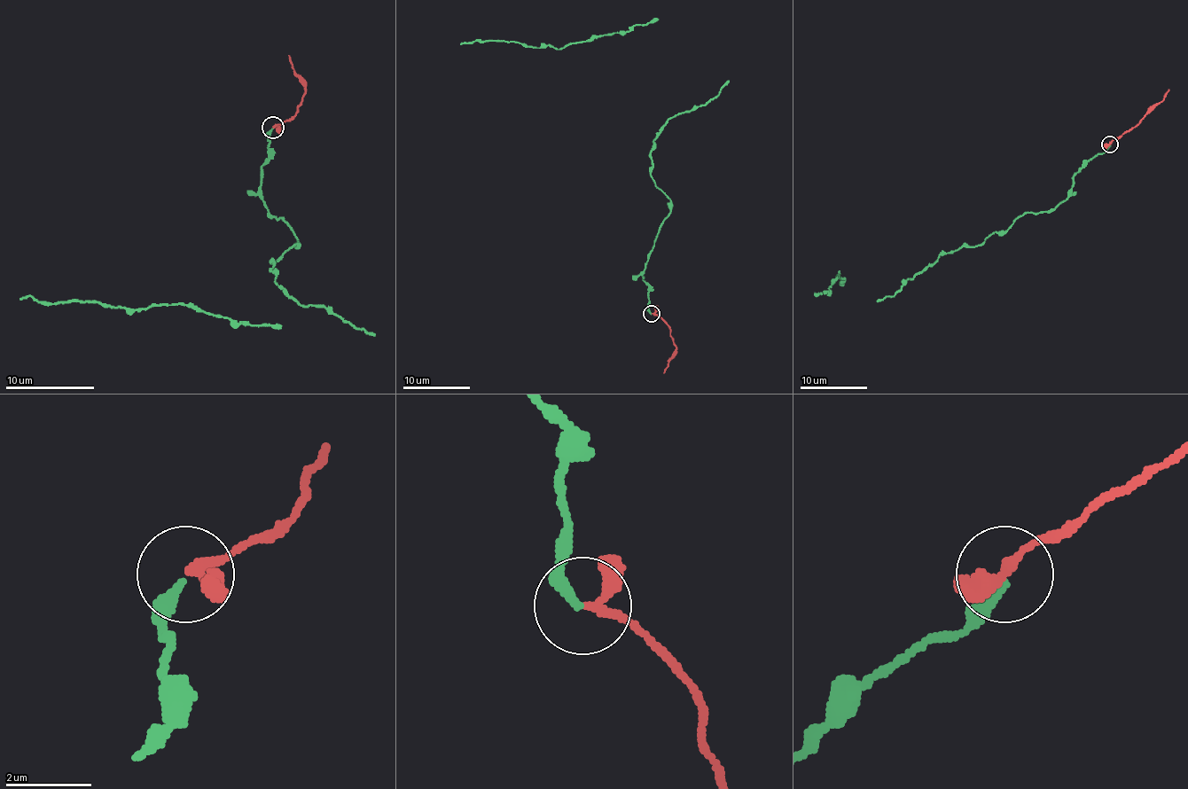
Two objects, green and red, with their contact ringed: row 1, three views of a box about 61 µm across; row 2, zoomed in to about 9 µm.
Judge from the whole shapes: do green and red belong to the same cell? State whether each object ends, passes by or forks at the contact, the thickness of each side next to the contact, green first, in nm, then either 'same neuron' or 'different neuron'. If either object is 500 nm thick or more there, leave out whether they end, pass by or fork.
green ends | red passes by | 240/240 nm | same neuron

